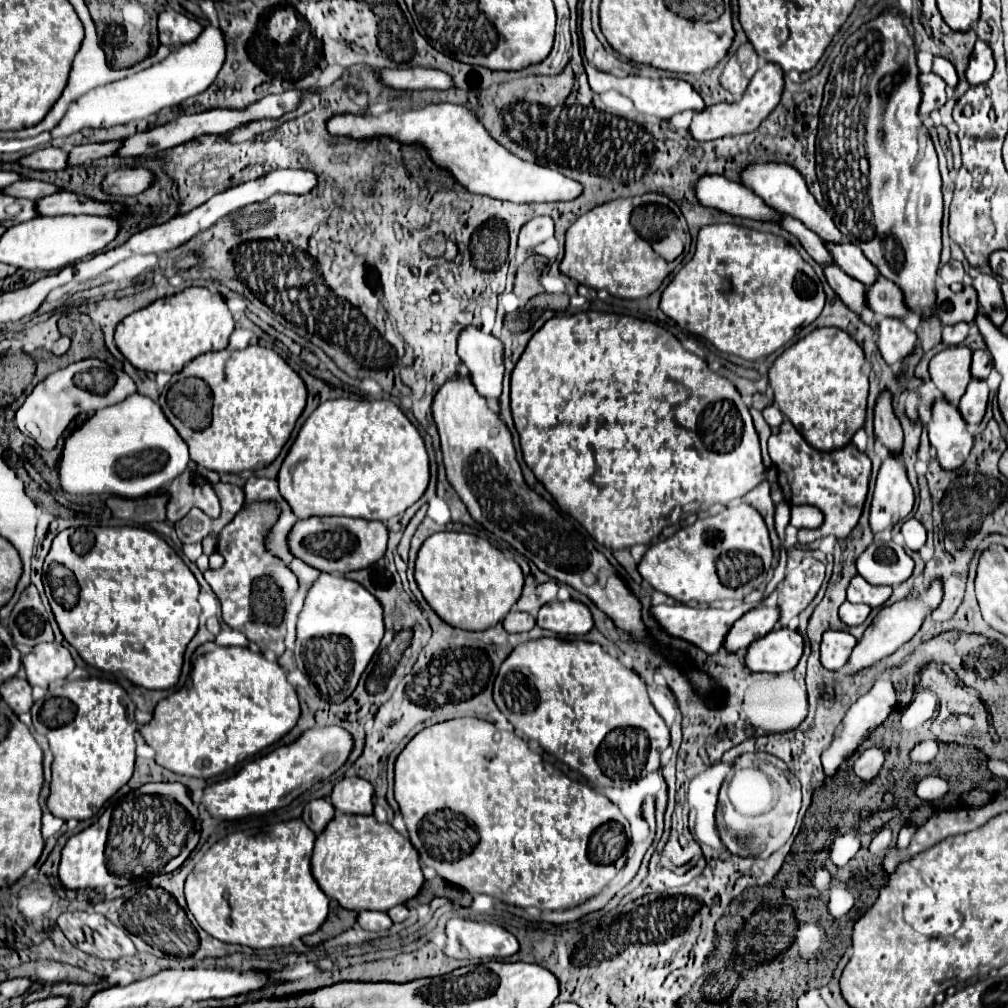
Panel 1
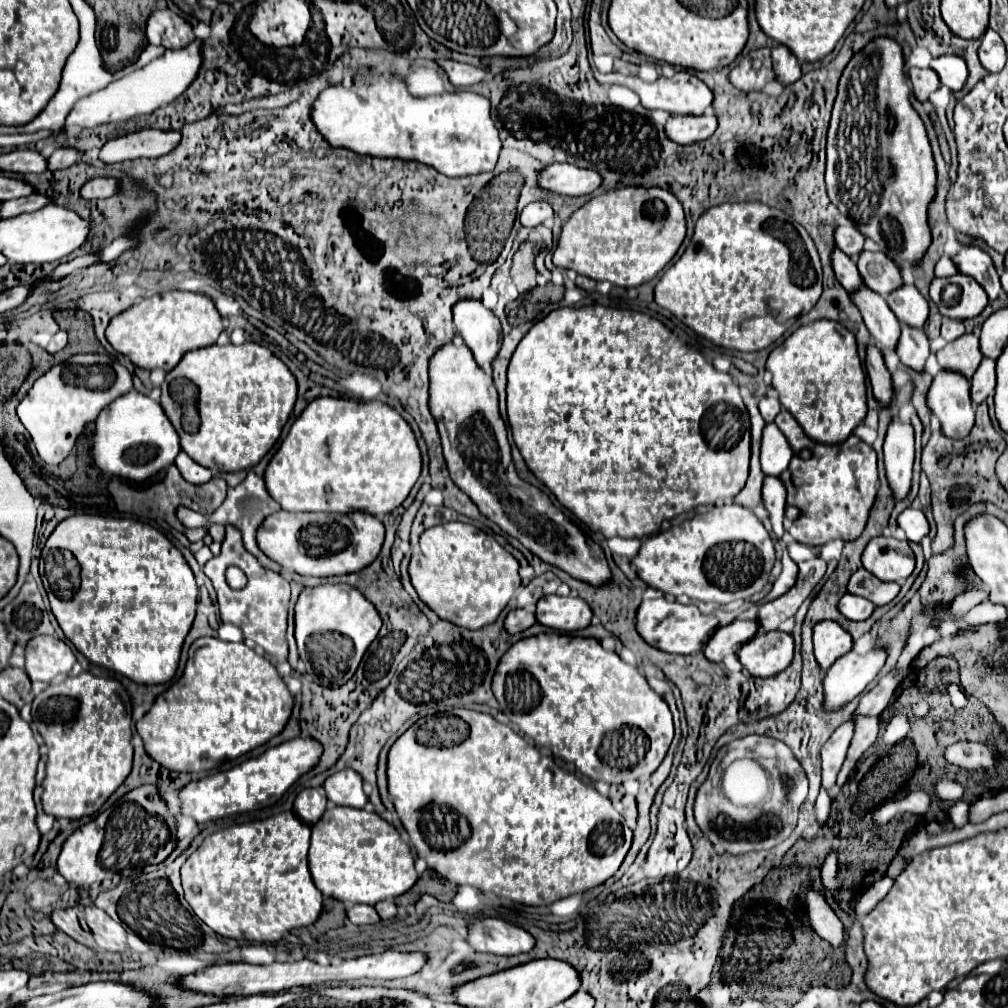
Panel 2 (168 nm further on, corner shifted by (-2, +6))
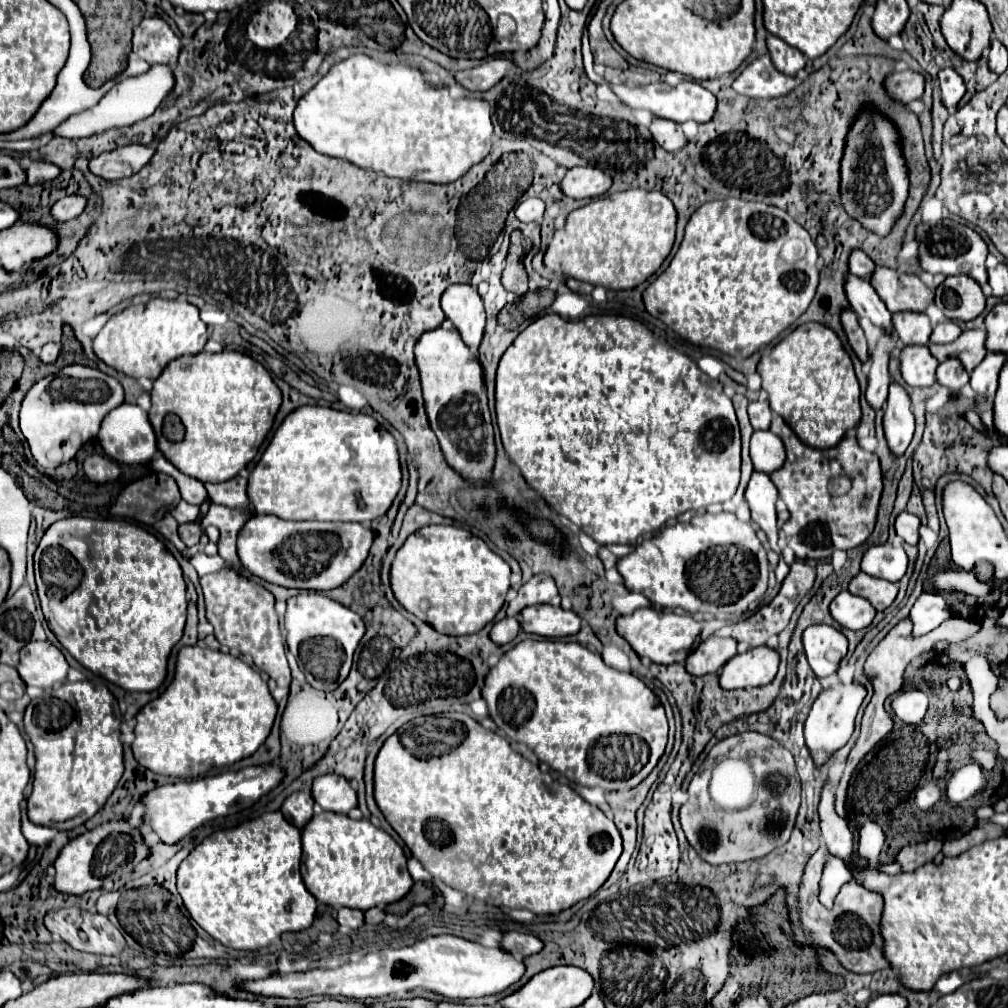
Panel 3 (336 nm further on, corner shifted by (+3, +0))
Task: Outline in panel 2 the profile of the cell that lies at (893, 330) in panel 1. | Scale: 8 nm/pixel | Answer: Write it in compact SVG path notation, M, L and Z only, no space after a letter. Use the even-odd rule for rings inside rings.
M902 326L902 336L896 348L896 354L900 362L916 372L926 370L926 360L930 356L928 348L928 336L924 330L916 330L910 326Z

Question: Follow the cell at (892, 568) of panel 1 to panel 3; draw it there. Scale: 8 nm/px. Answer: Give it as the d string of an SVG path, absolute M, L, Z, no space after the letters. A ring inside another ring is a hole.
M891 544L871 546L861 560L861 570L887 582L899 582L907 572L907 554Z

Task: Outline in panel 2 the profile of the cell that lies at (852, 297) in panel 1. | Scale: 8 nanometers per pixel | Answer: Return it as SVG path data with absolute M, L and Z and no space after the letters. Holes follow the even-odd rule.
M866 286L850 296L854 304L860 308L864 324L868 326L868 332L874 338L874 342L880 344L884 350L896 350L902 324L888 308L886 300Z

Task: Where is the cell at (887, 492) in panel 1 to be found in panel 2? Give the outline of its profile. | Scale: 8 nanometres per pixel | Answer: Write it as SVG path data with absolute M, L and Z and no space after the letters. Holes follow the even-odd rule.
M892 418L884 440L884 466L890 488L896 500L902 500L910 490L914 462L914 426Z

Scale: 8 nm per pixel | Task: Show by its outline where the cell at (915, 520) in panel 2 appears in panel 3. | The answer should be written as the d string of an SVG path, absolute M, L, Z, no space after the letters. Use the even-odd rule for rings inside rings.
M901 512L897 516L897 522L895 522L897 534L903 536L903 540L907 544L917 544L917 540L919 540L919 526L921 526L921 520L915 514L909 514L909 512Z

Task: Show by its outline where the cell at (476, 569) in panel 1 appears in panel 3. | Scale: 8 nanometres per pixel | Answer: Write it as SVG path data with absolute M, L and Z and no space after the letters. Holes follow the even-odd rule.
M425 526L413 532L397 552L391 566L391 588L401 606L411 614L415 614L419 620L431 624L437 632L451 636L475 634L481 628L485 628L505 602L505 594L509 590L509 578L511 578L509 564L493 550L489 550L489 546L479 536L459 526Z

